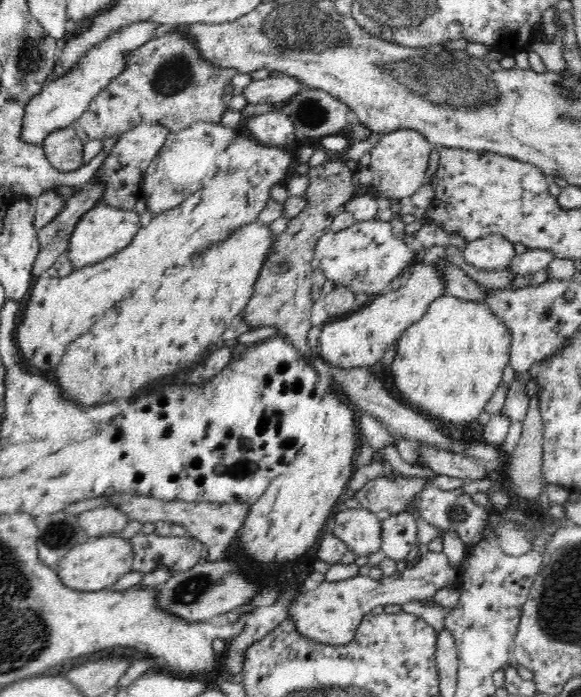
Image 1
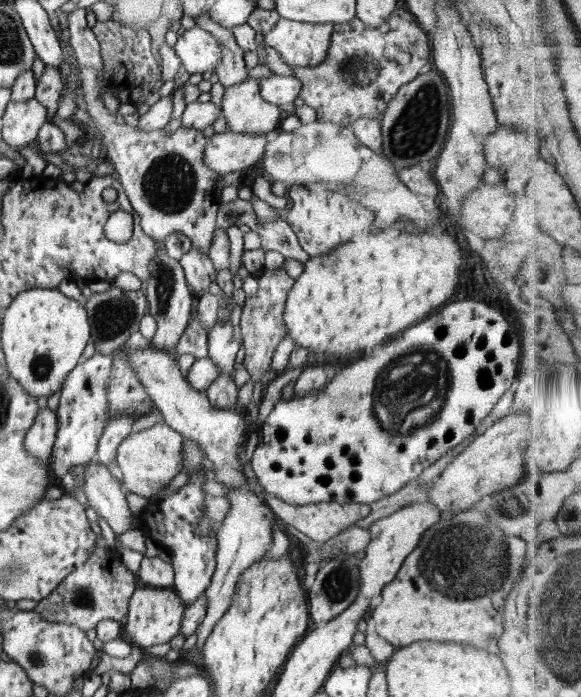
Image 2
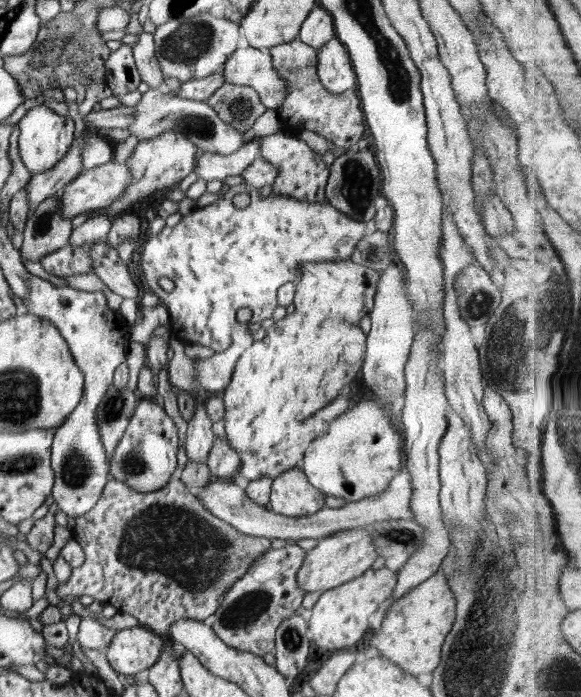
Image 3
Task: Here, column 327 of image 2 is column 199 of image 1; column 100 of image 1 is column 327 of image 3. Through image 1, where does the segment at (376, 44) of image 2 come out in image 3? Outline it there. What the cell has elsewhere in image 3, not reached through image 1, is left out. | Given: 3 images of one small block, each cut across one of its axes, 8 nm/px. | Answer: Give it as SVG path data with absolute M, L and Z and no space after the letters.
M301 40L282 43L268 49L272 57L274 70L285 80L287 93L279 106L281 131L300 134L309 130L326 140L333 142L341 151L358 143L367 134L365 118L361 109L361 100L356 87L340 94L332 94L319 80L317 73L317 50Z

